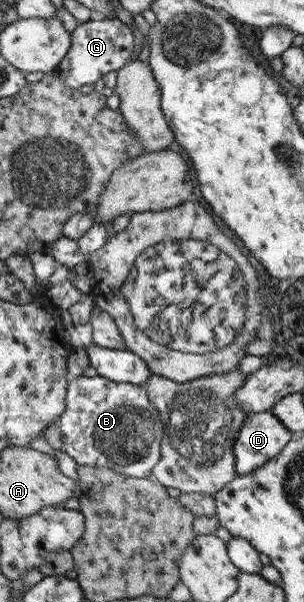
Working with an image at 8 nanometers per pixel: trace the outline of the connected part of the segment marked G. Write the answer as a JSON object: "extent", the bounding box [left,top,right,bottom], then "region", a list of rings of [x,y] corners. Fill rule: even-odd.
{"extent":[55,17,133,89],"region":[[[116,17],[77,24],[70,33],[70,49],[67,49],[55,72],[70,88],[79,89],[82,85],[96,83],[106,73],[117,71],[127,63],[133,49],[133,38],[129,26],[121,23]]]}

